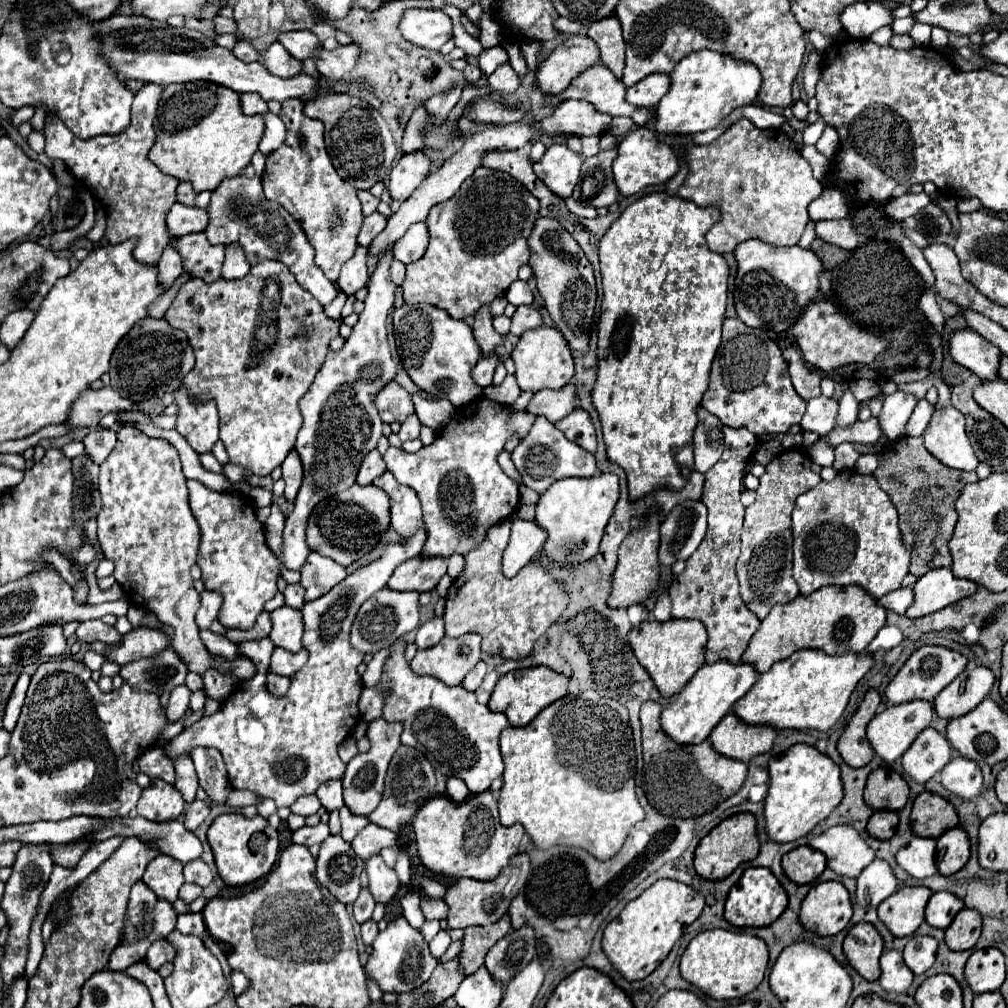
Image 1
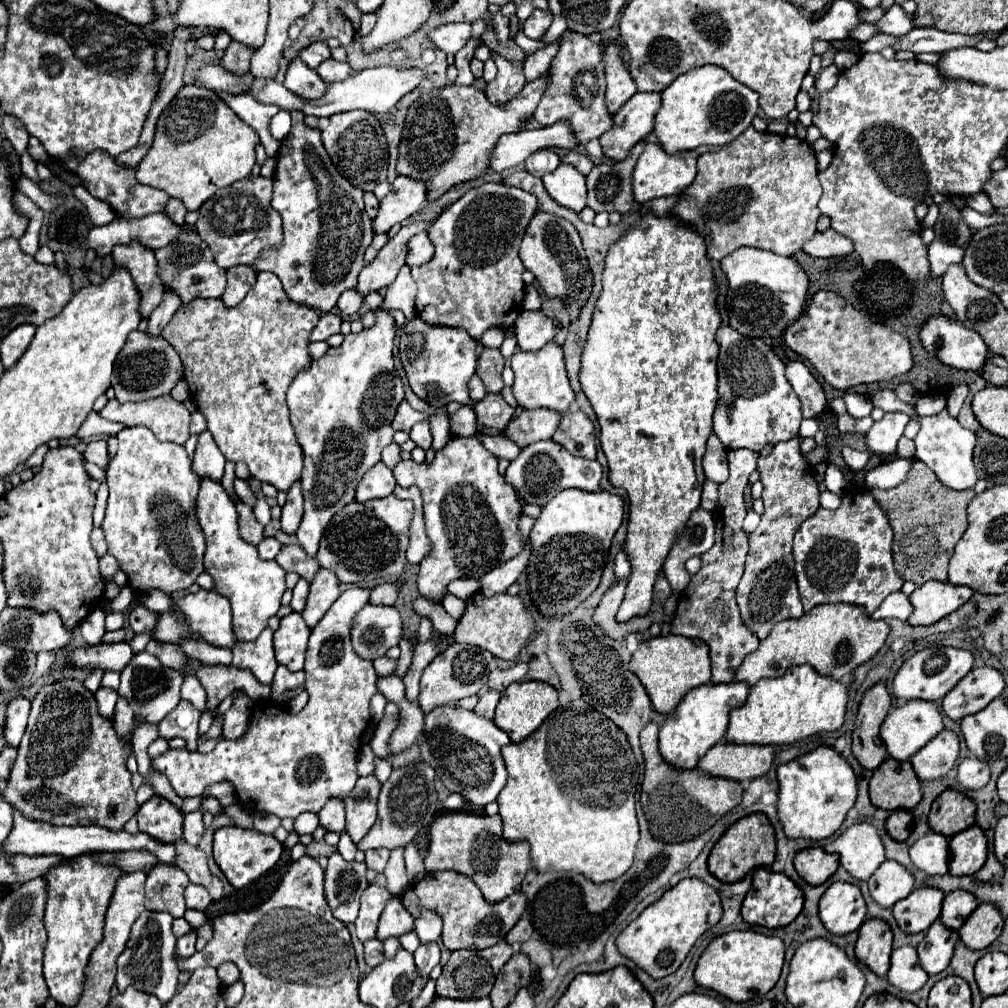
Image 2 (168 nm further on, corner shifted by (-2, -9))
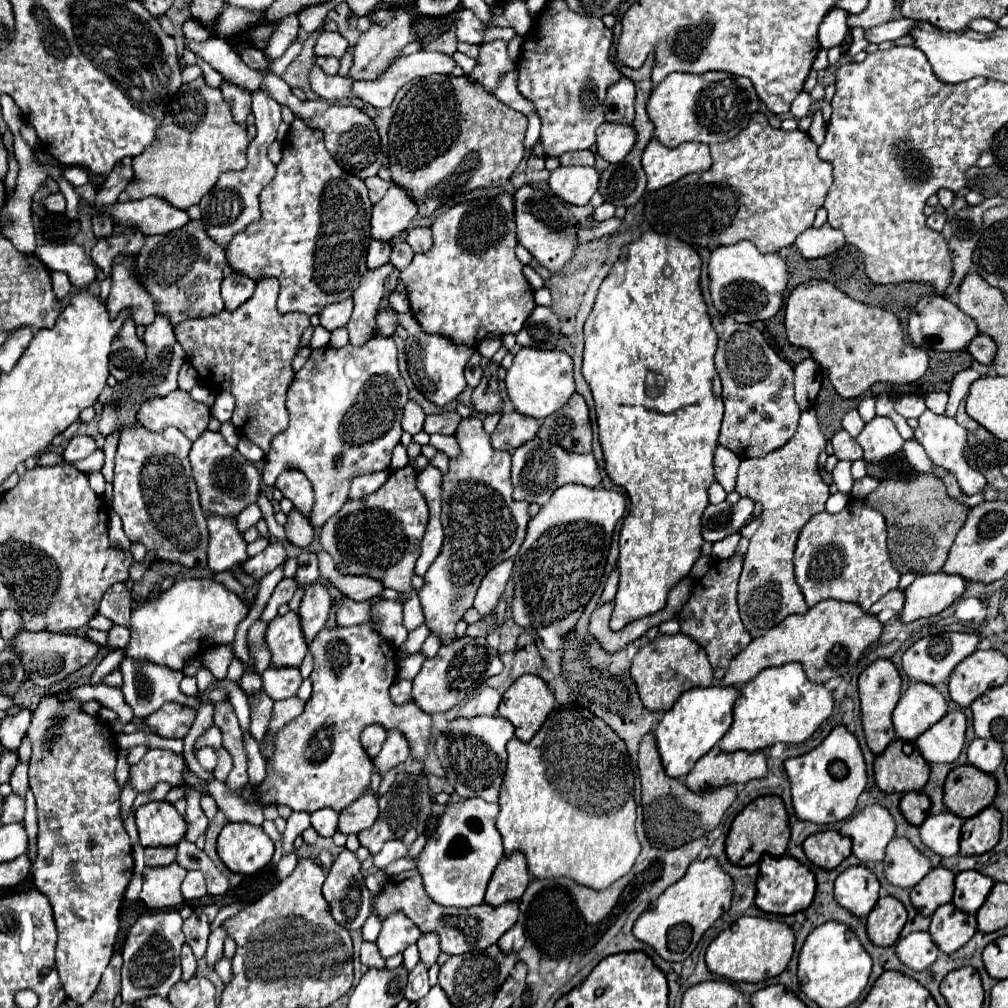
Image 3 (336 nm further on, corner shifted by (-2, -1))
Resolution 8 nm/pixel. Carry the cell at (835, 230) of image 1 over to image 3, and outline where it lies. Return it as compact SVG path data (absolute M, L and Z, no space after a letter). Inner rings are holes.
M828 222L822 228L808 228L804 230L796 242L798 250L802 252L804 258L820 258L820 256L828 256L834 250L838 250L840 246L846 244L846 238L842 232L838 232L838 228L832 228Z

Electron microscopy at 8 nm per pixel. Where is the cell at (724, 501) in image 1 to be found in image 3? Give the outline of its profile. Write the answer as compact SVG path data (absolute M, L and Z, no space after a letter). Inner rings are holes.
M738 554L726 560L714 560L710 570L695 584L688 602L676 616L680 622L680 632L692 636L708 652L716 682L720 682L722 676L726 674L730 660L752 642L752 636L744 628L736 606L736 586L738 586L742 562L744 556Z

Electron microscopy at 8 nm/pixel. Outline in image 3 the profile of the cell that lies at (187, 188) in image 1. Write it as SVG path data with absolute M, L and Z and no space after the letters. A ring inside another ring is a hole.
M150 196L136 202L116 202L108 212L114 218L114 224L136 226L144 234L166 234L174 228L182 228L188 222L184 210L174 208L170 202L158 196Z

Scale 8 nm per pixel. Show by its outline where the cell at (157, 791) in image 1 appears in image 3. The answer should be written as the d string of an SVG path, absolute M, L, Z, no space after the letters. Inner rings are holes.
M148 802L136 810L142 846L176 846L186 834L186 822L170 802Z

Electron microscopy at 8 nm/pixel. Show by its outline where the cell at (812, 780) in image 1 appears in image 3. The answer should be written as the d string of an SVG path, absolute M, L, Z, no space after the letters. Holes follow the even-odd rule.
M836 726L822 744L808 754L788 758L784 768L792 788L792 808L796 818L814 824L832 824L848 818L856 808L858 796L866 788L866 766L860 746L844 726Z

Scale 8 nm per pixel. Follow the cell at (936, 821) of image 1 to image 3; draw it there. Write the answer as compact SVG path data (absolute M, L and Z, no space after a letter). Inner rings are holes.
M970 764L954 768L944 784L944 808L962 820L982 812L992 804L994 796L994 776L986 776Z

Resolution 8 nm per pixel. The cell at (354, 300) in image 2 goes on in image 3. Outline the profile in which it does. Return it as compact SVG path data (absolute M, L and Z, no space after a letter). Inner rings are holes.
M346 298L338 304L330 304L320 312L320 322L326 330L334 330L340 326L346 326L352 314L352 298Z

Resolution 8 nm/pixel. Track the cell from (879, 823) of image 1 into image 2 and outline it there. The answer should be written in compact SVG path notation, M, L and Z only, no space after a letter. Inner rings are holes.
M894 810L886 820L886 830L894 840L904 842L912 832L912 812L910 810Z

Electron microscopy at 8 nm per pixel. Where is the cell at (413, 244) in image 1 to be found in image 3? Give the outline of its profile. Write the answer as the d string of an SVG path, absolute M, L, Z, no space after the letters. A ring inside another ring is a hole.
M412 228L406 234L406 242L414 252L428 252L432 248L432 232L430 228Z

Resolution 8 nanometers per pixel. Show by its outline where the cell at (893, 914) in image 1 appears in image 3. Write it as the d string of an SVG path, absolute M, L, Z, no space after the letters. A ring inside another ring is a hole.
M934 868L910 890L910 902L922 916L932 916L938 906L952 900L952 894L954 874L946 868Z

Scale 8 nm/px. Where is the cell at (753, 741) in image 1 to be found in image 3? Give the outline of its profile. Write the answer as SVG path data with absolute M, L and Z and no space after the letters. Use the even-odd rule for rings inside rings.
M714 746L704 754L696 766L686 774L684 784L690 790L704 792L724 784L740 784L754 778L764 778L766 754L762 752L722 752L720 746Z

